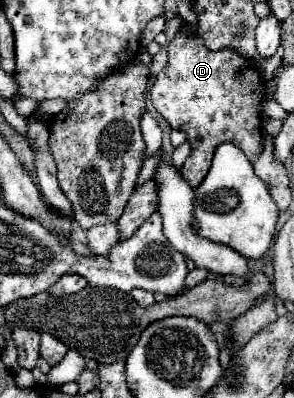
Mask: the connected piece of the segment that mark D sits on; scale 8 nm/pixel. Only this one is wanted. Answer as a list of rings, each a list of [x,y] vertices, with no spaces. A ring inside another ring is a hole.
[[[182,23],[174,41],[170,43],[168,59],[168,65],[154,79],[150,99],[172,129],[180,129],[188,135],[192,153],[182,165],[184,179],[196,189],[210,169],[216,147],[226,141],[240,147],[248,161],[254,163],[262,153],[258,107],[264,101],[264,87],[260,83],[258,67],[232,49],[208,51],[200,37],[192,37],[186,31],[186,23]],[[246,73],[256,73],[256,79],[252,79],[248,85],[244,81]]]

